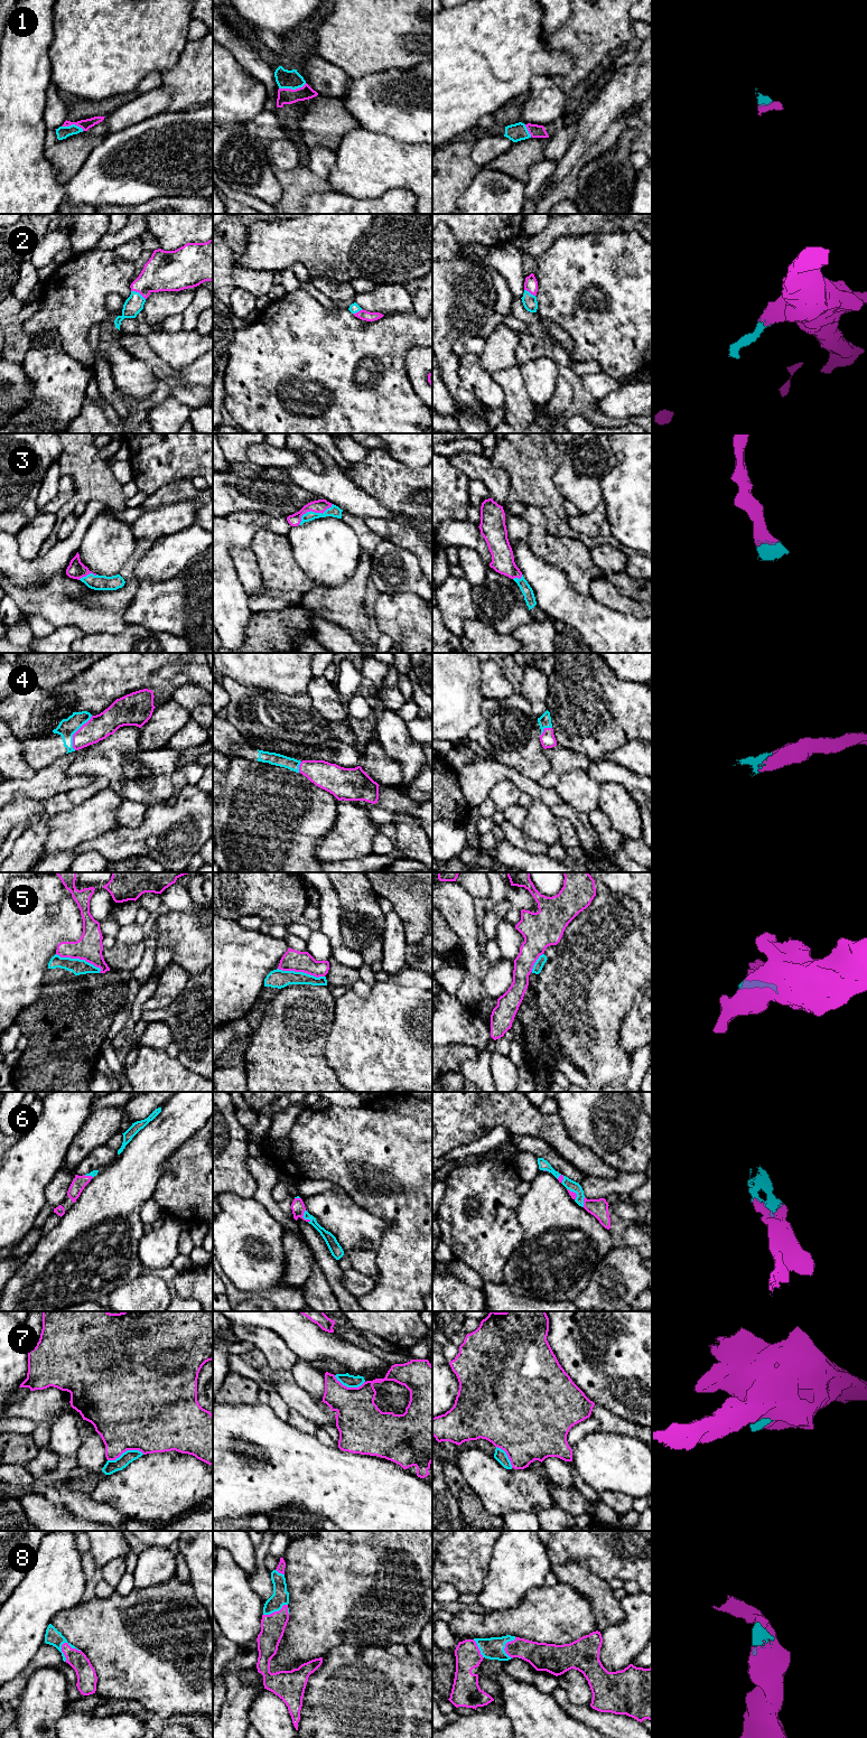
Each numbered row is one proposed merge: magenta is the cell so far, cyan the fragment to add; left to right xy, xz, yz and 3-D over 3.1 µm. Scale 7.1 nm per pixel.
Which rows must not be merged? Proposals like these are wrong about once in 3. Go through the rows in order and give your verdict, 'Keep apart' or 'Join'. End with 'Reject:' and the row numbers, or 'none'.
1: Join
2: Join
3: Join
4: Join
5: Keep apart
6: Join
7: Keep apart
8: Join
Reject: 5, 7

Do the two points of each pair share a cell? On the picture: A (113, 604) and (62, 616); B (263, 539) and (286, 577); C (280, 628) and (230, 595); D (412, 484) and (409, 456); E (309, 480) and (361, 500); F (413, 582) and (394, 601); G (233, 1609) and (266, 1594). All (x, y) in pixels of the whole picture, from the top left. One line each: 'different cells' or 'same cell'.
A: same cell
B: same cell
C: different cells
D: different cells
E: same cell
F: different cells
G: different cells

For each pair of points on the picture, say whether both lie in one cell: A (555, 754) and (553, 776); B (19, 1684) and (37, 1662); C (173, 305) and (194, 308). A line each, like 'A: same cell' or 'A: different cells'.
A: same cell
B: same cell
C: different cells

